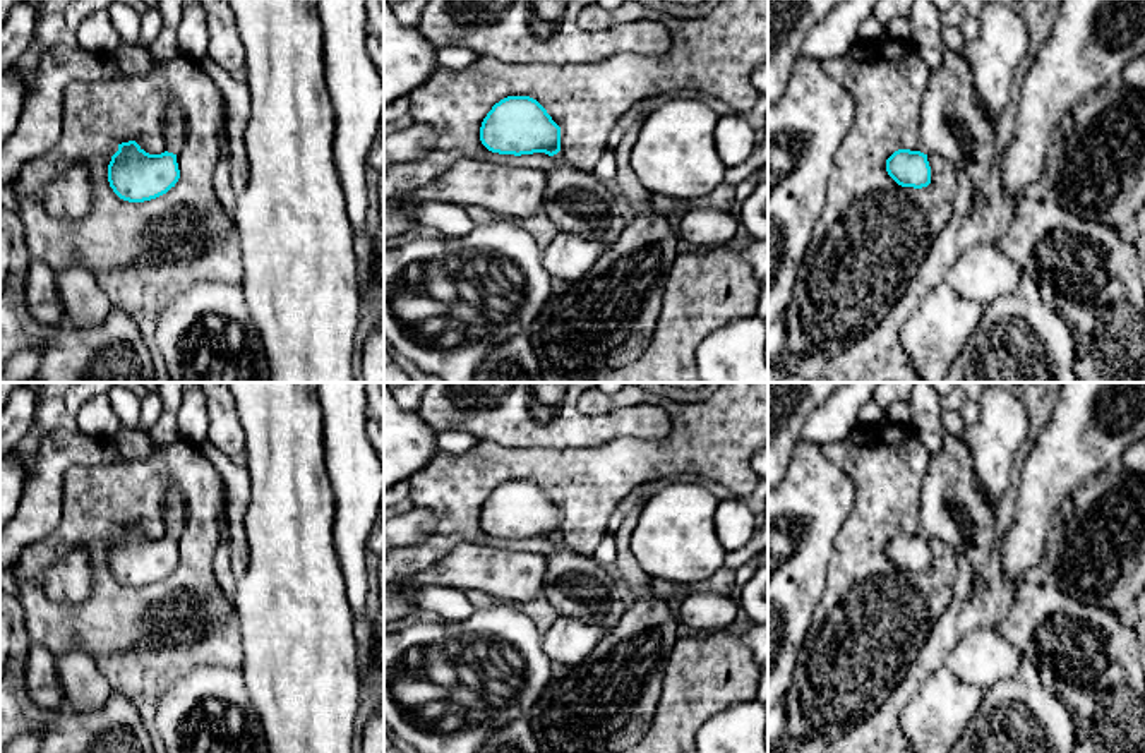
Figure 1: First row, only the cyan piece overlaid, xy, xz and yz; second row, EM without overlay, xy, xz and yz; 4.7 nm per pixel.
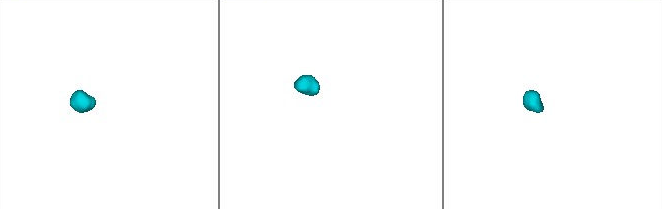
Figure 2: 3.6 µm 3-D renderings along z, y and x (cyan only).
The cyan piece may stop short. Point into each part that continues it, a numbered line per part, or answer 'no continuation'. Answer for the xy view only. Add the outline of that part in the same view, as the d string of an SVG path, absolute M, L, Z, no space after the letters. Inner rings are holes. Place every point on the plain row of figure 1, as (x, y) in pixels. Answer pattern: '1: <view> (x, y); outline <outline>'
1: xy (175, 513); outline M171 487L166 494L166 506L165 506L165 521L166 521L166 535L178 539L185 527L185 503L183 496L178 489Z

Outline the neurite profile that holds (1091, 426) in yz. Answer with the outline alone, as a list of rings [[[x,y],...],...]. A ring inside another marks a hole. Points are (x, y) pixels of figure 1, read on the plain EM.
[[[1061,383],[1049,422],[1022,470],[1016,516],[1003,544],[1003,571],[1008,578],[1018,583],[1030,568],[1040,564],[1056,520],[1075,491],[1097,472],[1121,461],[1124,449],[1143,436],[1145,383]]]

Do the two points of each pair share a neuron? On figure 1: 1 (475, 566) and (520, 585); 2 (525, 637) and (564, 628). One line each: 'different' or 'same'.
1: same
2: different

